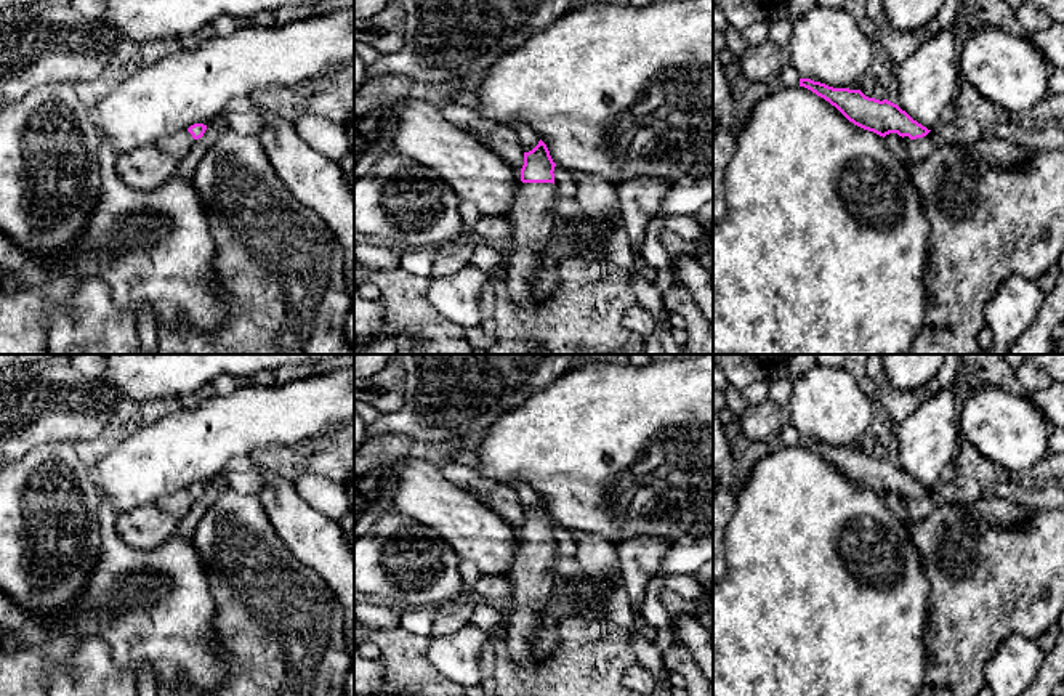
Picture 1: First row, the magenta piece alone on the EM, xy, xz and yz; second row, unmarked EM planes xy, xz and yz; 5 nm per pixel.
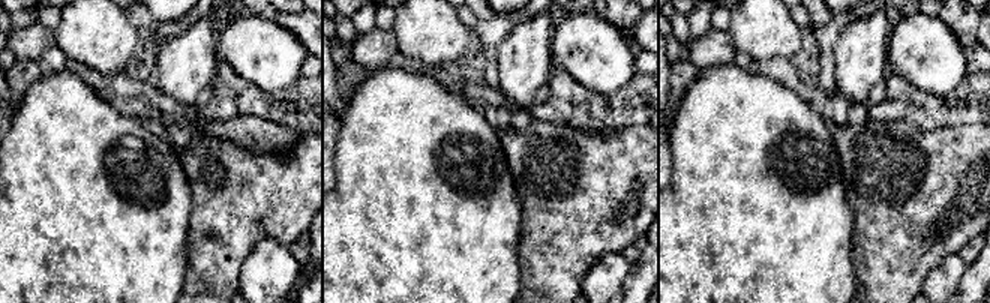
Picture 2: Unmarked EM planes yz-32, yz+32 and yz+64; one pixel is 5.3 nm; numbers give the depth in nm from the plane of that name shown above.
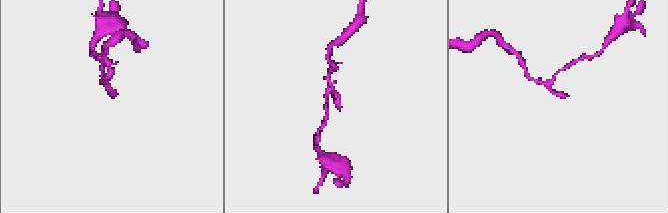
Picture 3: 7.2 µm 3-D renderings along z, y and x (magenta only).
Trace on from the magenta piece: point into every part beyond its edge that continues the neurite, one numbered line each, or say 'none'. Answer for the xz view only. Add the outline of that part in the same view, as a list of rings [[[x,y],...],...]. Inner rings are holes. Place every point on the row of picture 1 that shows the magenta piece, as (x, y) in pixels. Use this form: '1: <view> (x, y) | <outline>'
1: xz (532, 276) | [[[522,183],[506,216],[513,236],[500,244],[502,263],[497,269],[505,273],[510,290],[510,303],[502,311],[529,332],[529,310],[546,301],[561,285],[561,261],[545,250],[558,223],[554,196],[553,183]]]

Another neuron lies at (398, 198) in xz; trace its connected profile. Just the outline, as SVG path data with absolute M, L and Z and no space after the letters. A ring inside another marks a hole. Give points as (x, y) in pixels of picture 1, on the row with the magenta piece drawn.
M391 151L354 180L354 231L389 237L401 252L441 252L458 244L465 228L453 189L431 167Z

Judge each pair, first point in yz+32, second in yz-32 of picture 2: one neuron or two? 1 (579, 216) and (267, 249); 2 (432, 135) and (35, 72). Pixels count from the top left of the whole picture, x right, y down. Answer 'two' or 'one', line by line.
1: two
2: two

